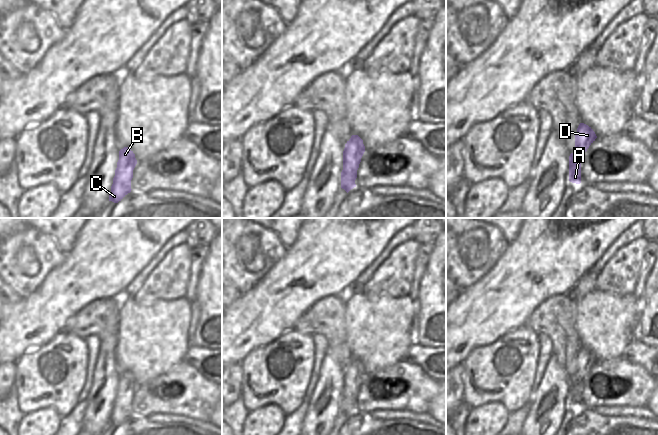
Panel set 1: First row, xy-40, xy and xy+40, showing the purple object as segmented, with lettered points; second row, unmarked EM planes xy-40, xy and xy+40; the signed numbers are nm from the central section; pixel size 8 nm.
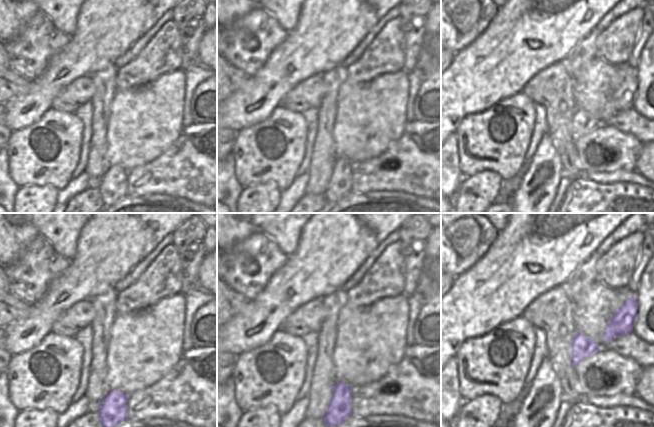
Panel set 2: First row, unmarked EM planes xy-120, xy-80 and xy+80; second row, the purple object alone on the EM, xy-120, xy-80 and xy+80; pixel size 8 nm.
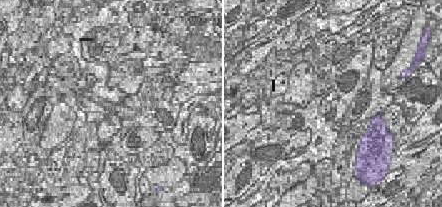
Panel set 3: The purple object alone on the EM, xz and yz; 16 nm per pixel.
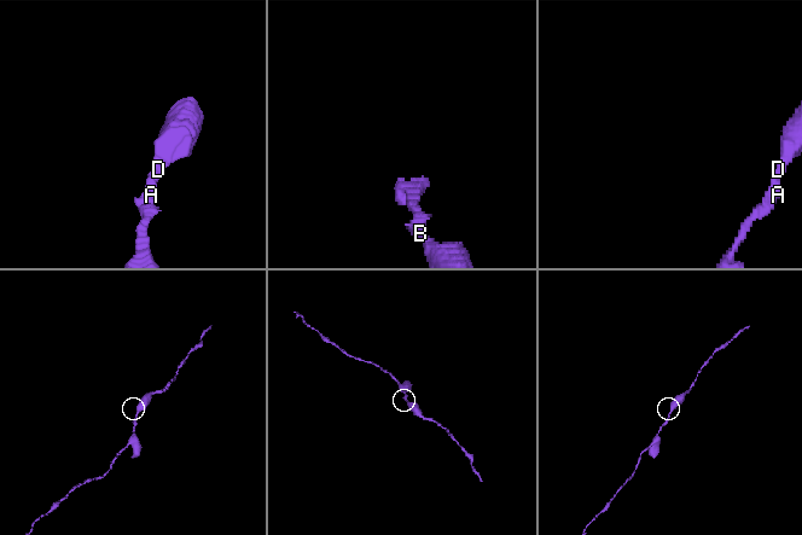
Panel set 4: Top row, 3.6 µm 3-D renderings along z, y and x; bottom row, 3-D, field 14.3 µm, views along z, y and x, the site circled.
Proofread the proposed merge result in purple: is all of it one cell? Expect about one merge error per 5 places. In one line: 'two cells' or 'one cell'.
one cell

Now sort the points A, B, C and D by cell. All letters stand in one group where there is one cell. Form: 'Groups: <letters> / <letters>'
Groups: A B C D

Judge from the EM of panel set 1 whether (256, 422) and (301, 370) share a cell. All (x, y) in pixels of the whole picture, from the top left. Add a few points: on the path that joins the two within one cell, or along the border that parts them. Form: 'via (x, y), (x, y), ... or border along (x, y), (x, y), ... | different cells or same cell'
border along (249, 411), (266, 405), (277, 405), (285, 414) | different cells

